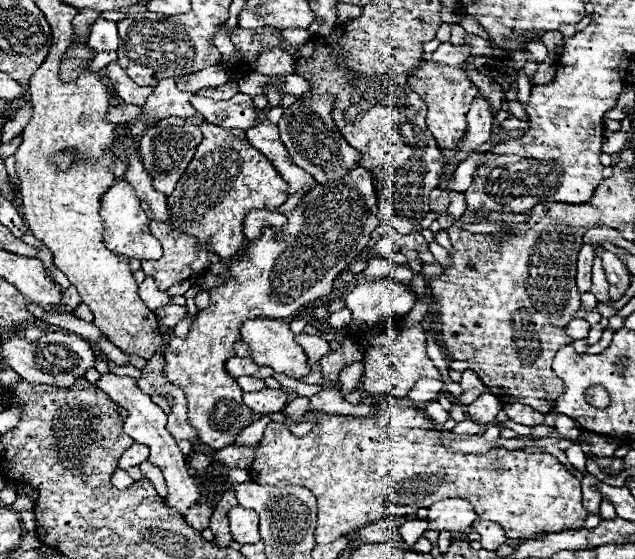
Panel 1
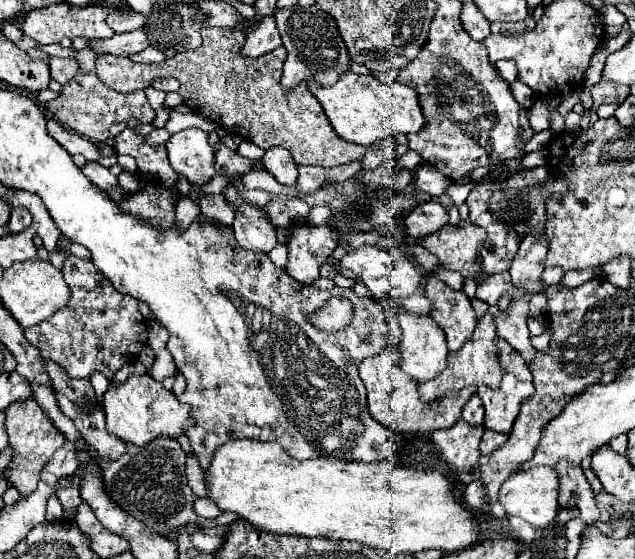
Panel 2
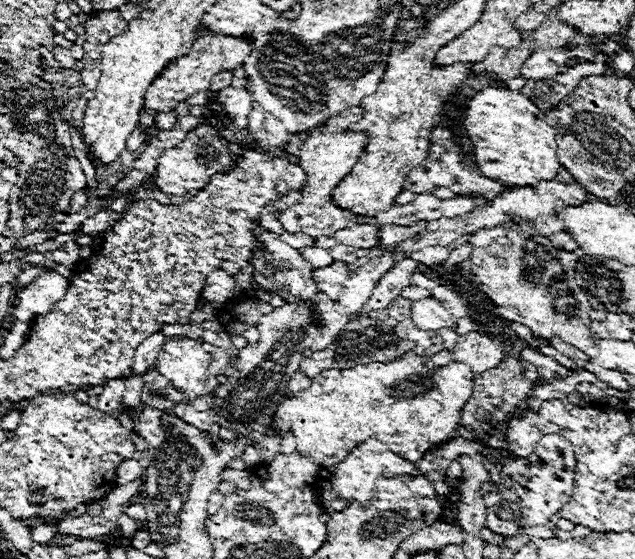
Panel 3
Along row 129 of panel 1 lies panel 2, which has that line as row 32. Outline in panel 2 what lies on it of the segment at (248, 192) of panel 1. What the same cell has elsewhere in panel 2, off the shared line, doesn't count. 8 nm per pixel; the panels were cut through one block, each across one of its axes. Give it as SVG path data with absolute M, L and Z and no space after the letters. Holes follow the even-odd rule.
M204 28L202 38L204 42L196 50L176 54L160 64L140 64L112 54L96 58L96 74L106 86L122 94L146 90L156 78L176 78L180 80L180 96L194 114L208 118L228 132L240 134L264 150L282 146L290 150L294 162L302 166L328 168L364 158L366 146L342 142L342 138L330 130L324 110L306 84L296 86L290 94L282 90L280 76L286 50L272 50L262 58L242 58L240 46L244 44L244 34L234 34L226 28Z

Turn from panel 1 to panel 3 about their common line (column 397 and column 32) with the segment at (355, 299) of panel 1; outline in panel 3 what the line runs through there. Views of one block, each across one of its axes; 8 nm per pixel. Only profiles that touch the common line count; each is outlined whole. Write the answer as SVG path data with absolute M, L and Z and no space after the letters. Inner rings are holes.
M56 270L40 272L30 284L16 294L14 316L20 322L32 322L34 316L50 312L68 290L68 278Z

